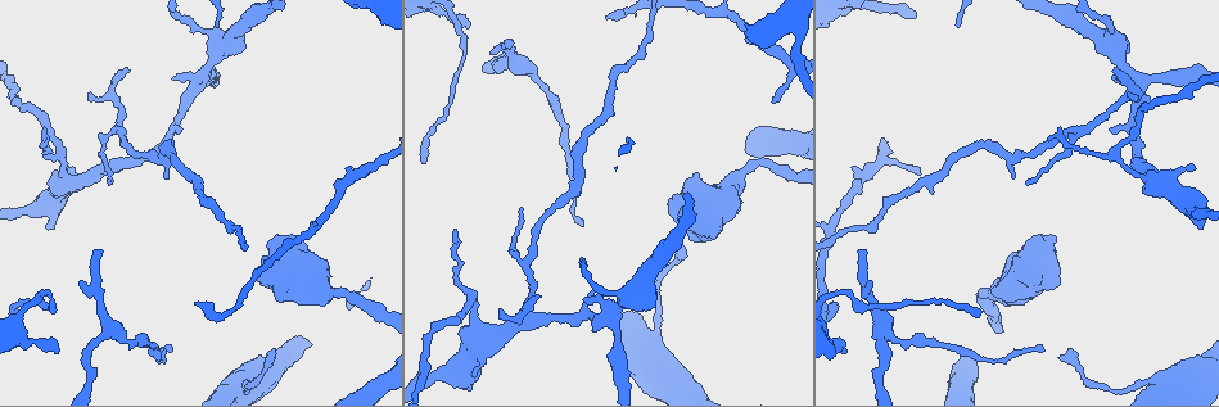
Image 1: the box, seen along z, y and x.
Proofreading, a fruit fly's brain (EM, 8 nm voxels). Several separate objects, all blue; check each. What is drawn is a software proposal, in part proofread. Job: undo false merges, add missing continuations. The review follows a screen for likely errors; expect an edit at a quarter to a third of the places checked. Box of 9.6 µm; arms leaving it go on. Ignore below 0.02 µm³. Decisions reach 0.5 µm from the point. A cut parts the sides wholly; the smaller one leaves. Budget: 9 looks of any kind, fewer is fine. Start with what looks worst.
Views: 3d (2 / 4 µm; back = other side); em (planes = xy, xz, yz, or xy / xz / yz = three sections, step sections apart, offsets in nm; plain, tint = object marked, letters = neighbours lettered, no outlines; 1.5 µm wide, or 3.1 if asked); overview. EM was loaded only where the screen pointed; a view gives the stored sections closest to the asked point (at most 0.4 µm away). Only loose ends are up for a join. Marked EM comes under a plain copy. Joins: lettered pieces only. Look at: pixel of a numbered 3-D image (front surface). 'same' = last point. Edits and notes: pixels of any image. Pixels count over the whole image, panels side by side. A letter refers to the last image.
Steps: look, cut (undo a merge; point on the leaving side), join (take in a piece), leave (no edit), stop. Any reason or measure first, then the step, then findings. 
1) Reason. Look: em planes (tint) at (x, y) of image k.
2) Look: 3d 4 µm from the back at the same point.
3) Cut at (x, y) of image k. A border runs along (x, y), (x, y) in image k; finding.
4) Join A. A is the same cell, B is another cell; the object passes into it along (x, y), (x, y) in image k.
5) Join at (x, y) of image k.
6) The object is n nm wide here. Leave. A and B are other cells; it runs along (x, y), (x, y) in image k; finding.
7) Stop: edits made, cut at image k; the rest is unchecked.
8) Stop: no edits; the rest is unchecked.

Tapers out. Look: em yz step 4 (tint) at (195, 305) of image 1.

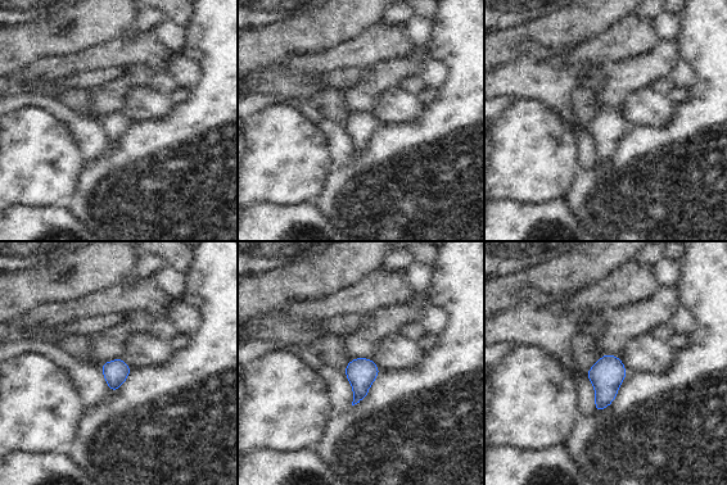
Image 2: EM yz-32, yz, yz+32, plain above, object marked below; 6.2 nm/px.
Look: em xy step 8 (letters) at the same point.

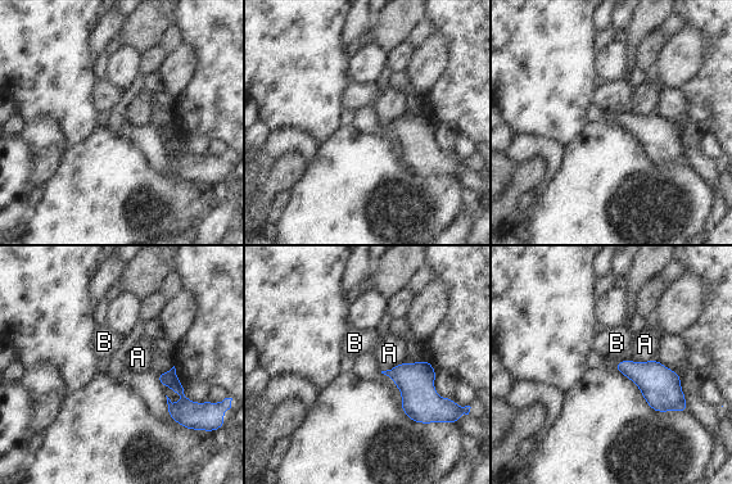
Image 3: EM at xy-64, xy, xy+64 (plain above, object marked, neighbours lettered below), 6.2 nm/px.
Leave. A and B are other cells; a border runs along (629, 358), (618, 361) in image 3; none of them fits.

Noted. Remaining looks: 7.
Branch stops here. Look: em yz step 8 (letters) at (103, 250) of image 1.

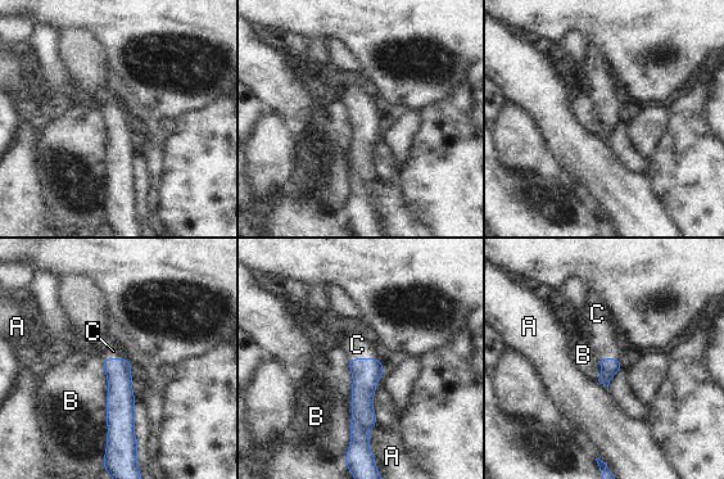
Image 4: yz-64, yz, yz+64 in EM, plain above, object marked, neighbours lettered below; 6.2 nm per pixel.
Another direction. Look: em planes (letters) at the same point.

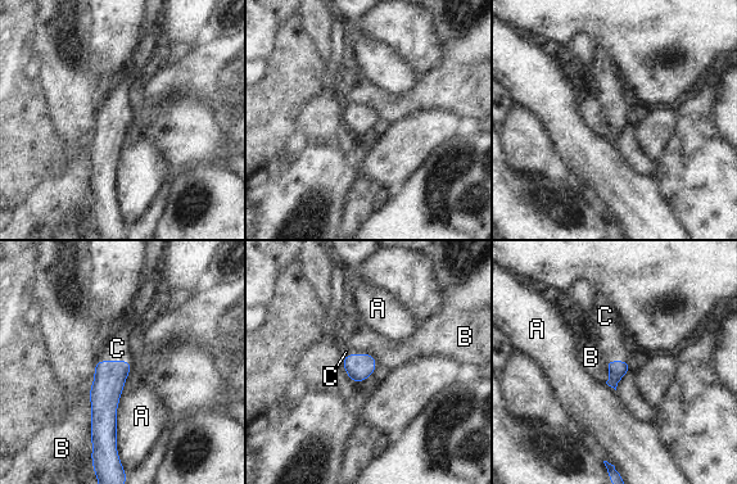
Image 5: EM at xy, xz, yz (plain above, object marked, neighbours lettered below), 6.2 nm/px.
Join C. C is the same cell, A and B are other cells; it goes on there.

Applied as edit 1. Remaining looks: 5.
Look: overview.

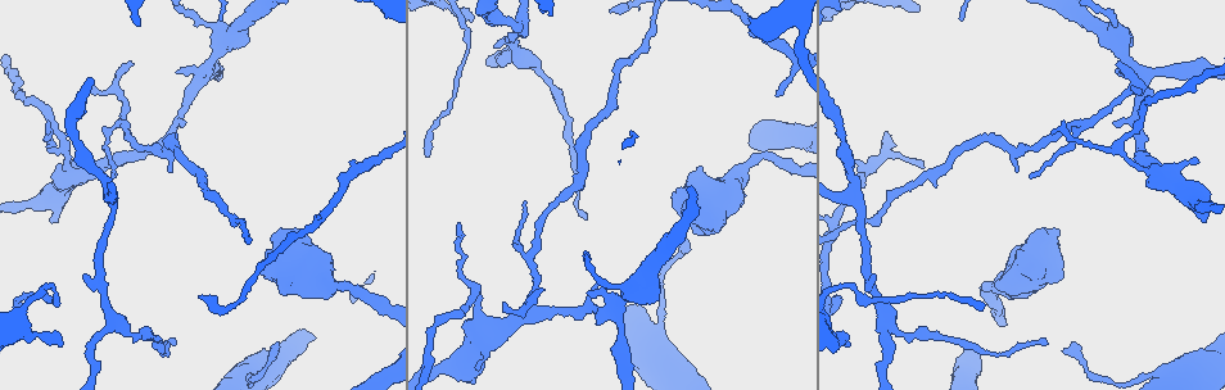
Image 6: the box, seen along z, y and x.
Tapers out. Look: em xz step 8 (letters) at (777, 95) of image 6.

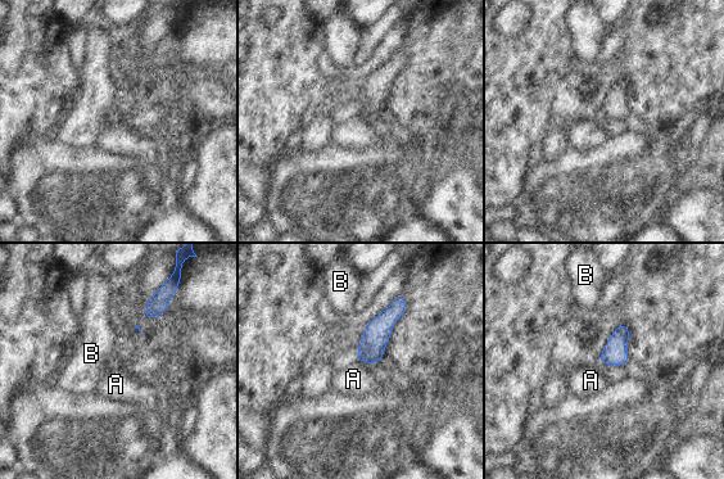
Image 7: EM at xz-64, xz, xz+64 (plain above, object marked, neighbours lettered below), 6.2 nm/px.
Leave. A and B are other cells; a border runs along (354, 357), (369, 365) in image 7; none of them fits.

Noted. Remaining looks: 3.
Branch stops here. Look: 3d 4 µm at (176, 71) of image 6.

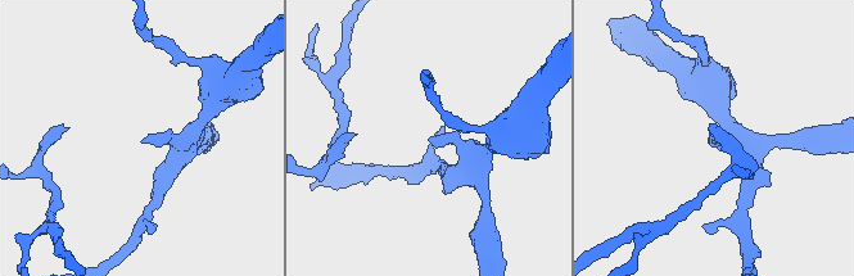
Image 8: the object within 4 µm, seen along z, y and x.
Look: em planes (letters) at (714, 144) of image 8.

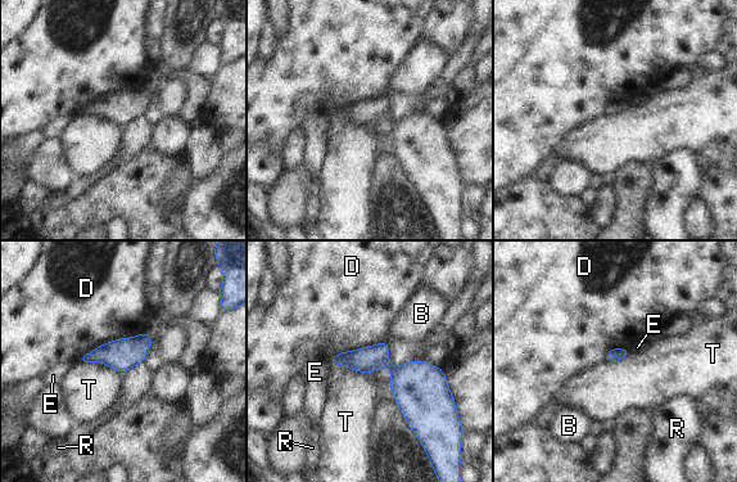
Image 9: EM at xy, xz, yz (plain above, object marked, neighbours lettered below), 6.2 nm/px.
Leave. B, D, E, R and T are other cells; a border runs along (328, 360), (367, 374) in image 9; none of them fits.

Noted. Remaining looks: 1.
Stop: edits made, join at image 5; the rest is unchecked.

